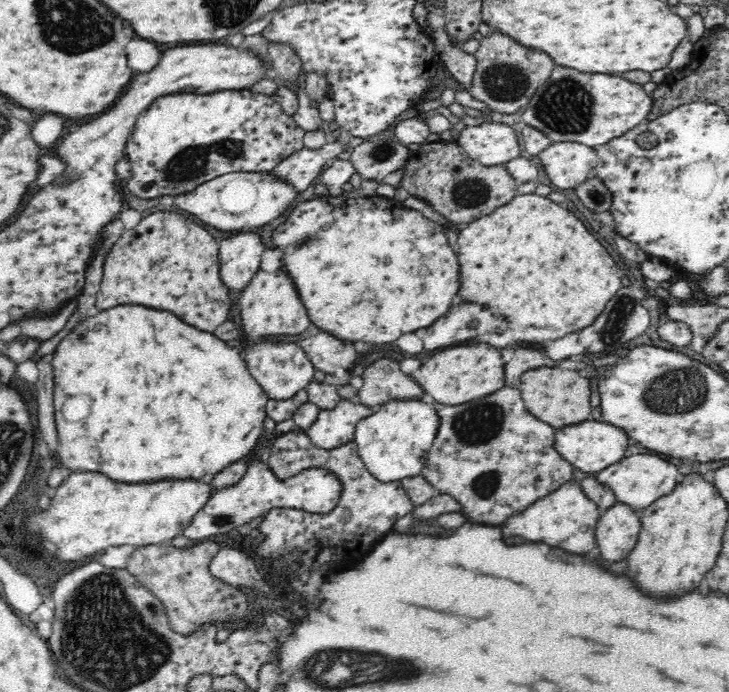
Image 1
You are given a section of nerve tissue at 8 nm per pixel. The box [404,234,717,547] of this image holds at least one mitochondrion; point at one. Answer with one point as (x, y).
(682, 391)

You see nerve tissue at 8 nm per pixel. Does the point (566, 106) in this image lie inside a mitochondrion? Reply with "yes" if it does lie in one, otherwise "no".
yes

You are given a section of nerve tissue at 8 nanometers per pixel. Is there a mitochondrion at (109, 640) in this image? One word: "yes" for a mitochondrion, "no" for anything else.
yes

